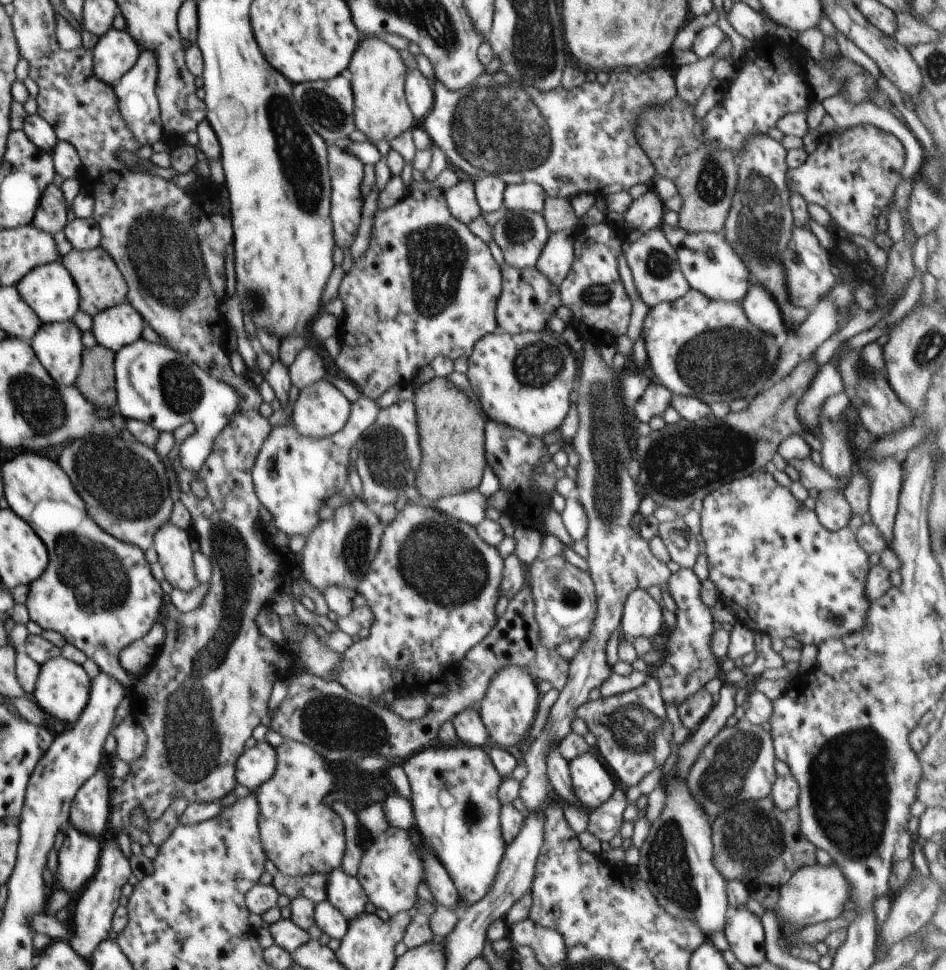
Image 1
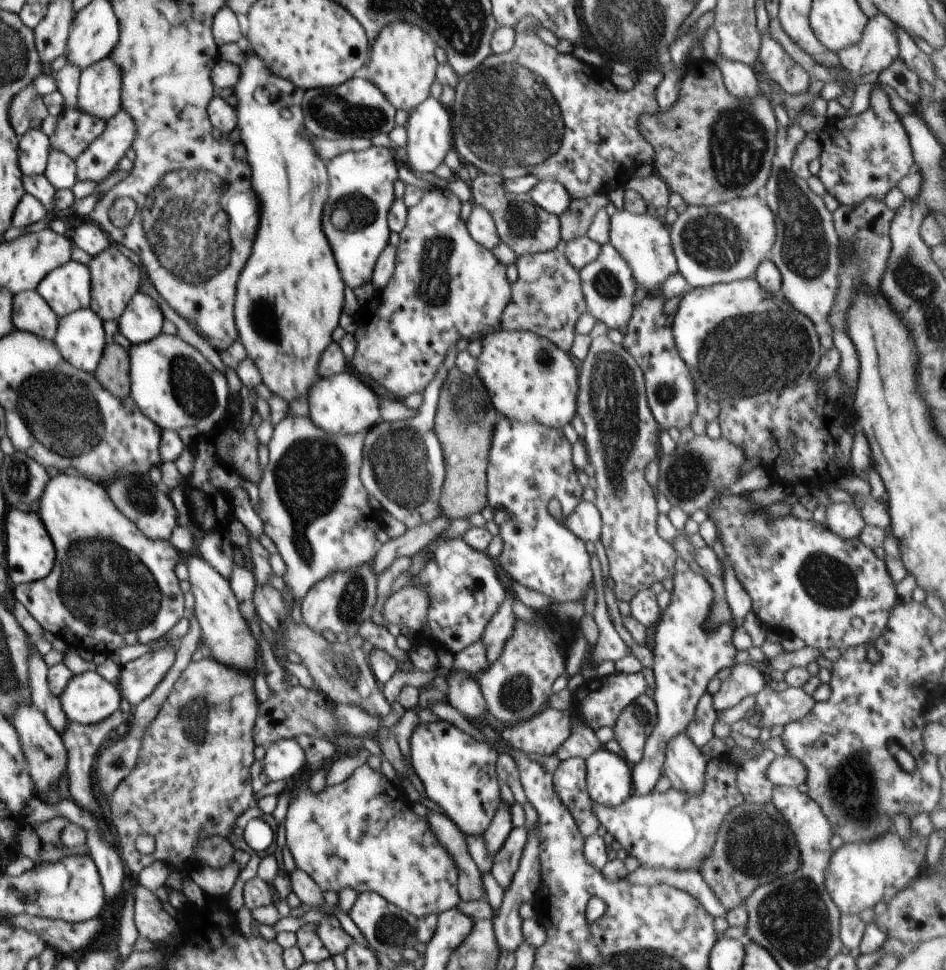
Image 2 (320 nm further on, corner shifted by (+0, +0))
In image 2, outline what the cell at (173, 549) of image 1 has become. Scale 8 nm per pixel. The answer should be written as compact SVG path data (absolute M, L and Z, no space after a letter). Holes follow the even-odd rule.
M190 556L185 564L188 566L187 580L191 585L190 592L194 594L196 600L194 616L200 624L202 648L205 650L206 656L254 676L258 642L252 636L249 624L246 624L246 620L240 614L238 600L230 588L229 580L223 578L200 556Z

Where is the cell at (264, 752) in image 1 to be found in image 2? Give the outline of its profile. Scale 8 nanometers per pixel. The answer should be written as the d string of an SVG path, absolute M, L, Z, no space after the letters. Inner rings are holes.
M281 739L266 749L262 760L262 772L269 781L291 782L296 774L306 770L306 754L296 739Z

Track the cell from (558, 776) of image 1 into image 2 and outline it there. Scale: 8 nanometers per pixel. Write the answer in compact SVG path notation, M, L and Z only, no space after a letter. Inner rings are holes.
M729 756L712 758L707 762L706 780L700 794L690 796L670 788L667 792L634 794L616 807L592 802L592 810L600 825L642 867L700 871L702 862L712 852L720 824L732 808L744 801L736 784L738 767Z

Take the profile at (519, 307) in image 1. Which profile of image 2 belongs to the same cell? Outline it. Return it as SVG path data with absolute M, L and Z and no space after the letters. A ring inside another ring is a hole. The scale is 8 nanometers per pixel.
M562 245L548 252L518 257L515 264L518 278L511 283L510 303L502 314L501 331L532 329L538 336L548 338L558 348L570 353L572 340L577 334L576 321L587 312L579 272L566 262Z

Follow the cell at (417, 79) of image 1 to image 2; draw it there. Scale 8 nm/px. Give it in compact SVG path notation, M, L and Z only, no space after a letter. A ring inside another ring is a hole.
M428 96L419 106L416 106L409 113L405 125L407 132L408 146L406 146L407 168L420 172L420 174L434 173L434 170L444 163L444 158L450 150L454 150L454 140L452 139L452 120L448 108L439 100Z

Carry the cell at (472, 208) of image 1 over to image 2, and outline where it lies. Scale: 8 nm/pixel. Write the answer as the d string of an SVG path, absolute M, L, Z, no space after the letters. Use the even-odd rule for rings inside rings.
M472 202L472 212L465 223L472 239L482 244L484 248L492 251L494 246L501 242L492 216L478 202Z

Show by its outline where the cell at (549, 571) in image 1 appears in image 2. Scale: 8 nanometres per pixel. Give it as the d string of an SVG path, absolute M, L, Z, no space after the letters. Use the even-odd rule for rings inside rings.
M499 416L488 458L487 503L494 510L494 522L504 542L498 562L510 579L551 598L556 604L584 600L586 590L597 572L598 557L589 553L586 544L548 510L550 500L555 498L560 502L563 519L568 519L572 510L583 500L584 490L572 462L572 447L562 434L562 428L549 428L536 422L525 424Z

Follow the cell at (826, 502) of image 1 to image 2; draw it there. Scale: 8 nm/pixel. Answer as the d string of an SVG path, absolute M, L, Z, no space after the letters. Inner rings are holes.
M832 502L826 510L825 526L844 540L859 537L866 525L853 504Z

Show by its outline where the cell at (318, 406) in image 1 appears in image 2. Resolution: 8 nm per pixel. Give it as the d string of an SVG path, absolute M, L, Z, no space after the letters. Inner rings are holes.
M342 372L319 378L308 392L308 404L310 408L309 418L315 426L324 430L328 435L342 434L367 434L380 422L379 406L381 398L354 374Z

